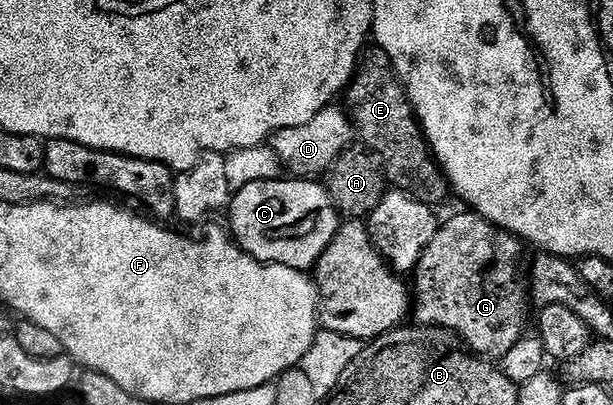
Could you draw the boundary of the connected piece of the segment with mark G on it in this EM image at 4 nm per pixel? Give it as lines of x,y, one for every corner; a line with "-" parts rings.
465,212
466,214
454,214
450,219
443,221
438,227
436,236
432,236
432,240
428,244
428,248
424,248
424,252
418,261
417,270
413,271
412,279
412,318
419,326
439,326
444,330
453,330
463,343
473,353
487,360
501,360
508,352
508,348
512,348
512,344
516,344
527,333
526,321
532,318
532,299
528,293
528,282
524,277
524,262
522,266
522,249
523,243
515,234
509,234
506,230
501,230
499,226
492,225
486,218
473,212

